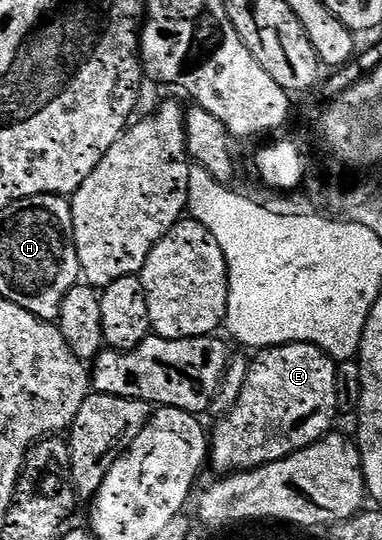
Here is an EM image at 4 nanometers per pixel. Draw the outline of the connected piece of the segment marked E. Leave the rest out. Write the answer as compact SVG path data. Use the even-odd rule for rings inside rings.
M279 344L275 348L265 348L258 353L256 360L250 361L247 369L247 376L244 378L242 388L237 392L235 401L230 407L231 413L216 426L215 432L210 433L209 436L209 464L210 467L215 467L219 474L230 474L240 470L250 470L253 468L261 468L265 464L272 464L278 460L285 459L286 456L292 456L293 453L299 452L303 448L309 447L311 444L316 444L317 441L322 440L324 436L332 431L331 423L334 422L335 416L339 412L338 408L338 388L337 388L337 372L336 361L332 360L317 346L312 344Z

